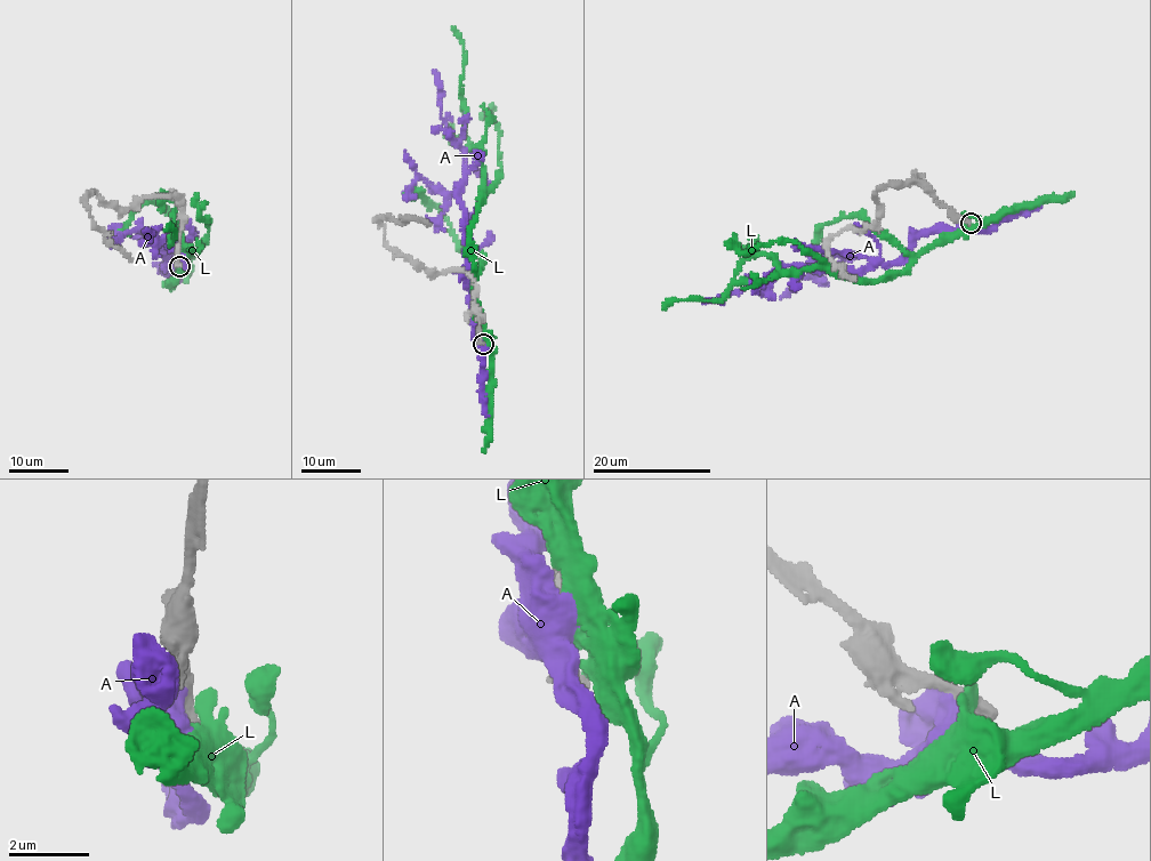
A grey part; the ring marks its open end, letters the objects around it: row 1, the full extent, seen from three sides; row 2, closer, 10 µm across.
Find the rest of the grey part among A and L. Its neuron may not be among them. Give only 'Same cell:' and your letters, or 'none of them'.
Same cell: none of them

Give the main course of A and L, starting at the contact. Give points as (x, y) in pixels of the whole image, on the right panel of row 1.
A: (964, 220), (958, 230), (919, 234), (895, 262), (779, 266), (766, 283), (751, 279), (701, 302)
L: (967, 219), (877, 280), (822, 267), (783, 271), (750, 254), (719, 299), (678, 298), (662, 310)

